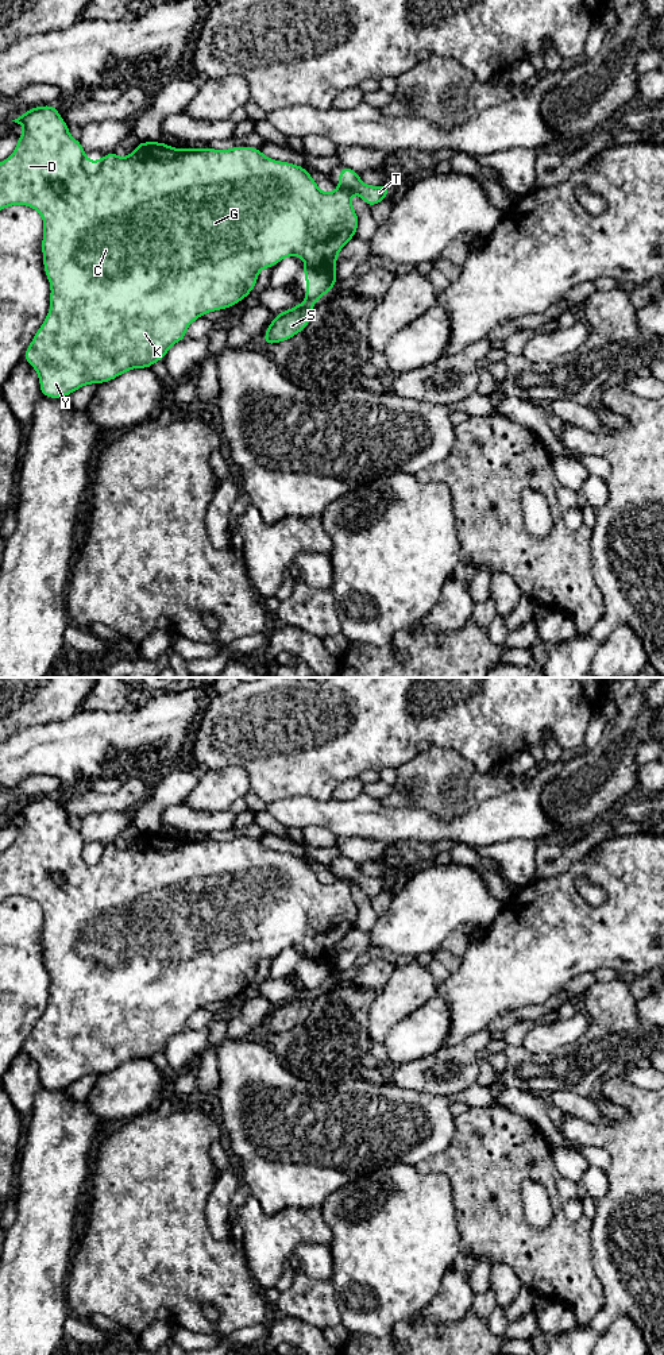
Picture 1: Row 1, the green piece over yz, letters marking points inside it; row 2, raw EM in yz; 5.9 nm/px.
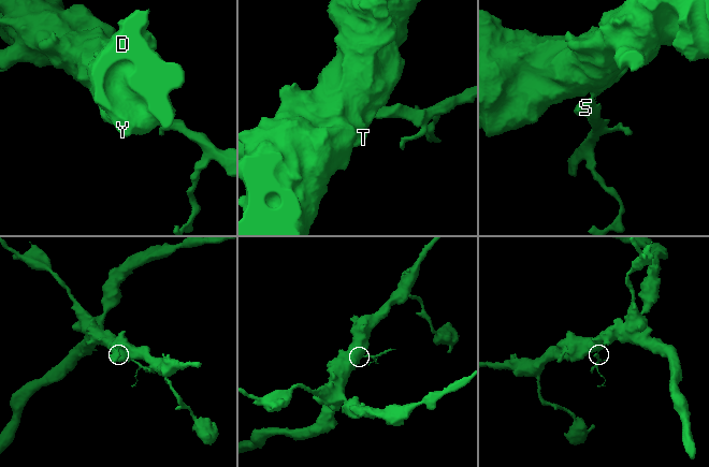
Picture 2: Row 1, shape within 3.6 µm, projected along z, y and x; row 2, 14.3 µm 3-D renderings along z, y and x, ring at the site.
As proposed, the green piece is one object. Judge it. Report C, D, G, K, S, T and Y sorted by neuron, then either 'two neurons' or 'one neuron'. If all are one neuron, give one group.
C D G K T Y / S; two neurons

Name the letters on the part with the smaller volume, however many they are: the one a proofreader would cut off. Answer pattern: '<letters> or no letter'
S

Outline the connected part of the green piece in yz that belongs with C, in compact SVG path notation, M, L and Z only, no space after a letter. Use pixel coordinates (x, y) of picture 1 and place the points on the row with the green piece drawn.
M40 105L35 107L31 109L27 109L22 116L18 119L12 120L20 126L24 127L24 134L18 136L18 143L15 151L3 162L0 162L0 211L5 209L9 205L26 205L31 206L35 211L38 211L43 219L43 238L42 238L42 255L43 255L43 269L46 273L46 277L50 282L51 293L50 293L50 310L49 314L46 316L43 324L40 328L36 331L34 335L28 348L26 350L23 359L36 370L38 377L39 377L39 386L40 386L40 395L46 398L65 398L69 394L74 393L82 386L86 386L89 383L100 385L105 383L108 381L116 379L119 375L126 374L127 371L132 368L151 368L151 366L158 362L165 359L167 351L170 347L175 343L182 341L186 337L186 329L188 327L197 319L202 317L206 312L216 312L221 309L231 308L236 305L238 302L243 301L255 287L258 282L258 274L262 269L271 269L277 263L279 263L283 258L286 256L301 256L305 262L305 266L302 269L304 275L305 275L305 282L306 282L306 290L305 290L305 300L309 304L314 304L319 301L321 297L324 297L331 289L333 289L337 283L336 279L336 260L340 250L347 244L348 240L352 238L356 238L356 229L359 224L359 217L352 206L351 202L351 193L355 192L360 196L360 198L370 206L375 206L377 204L382 202L383 200L387 198L389 192L390 192L390 185L381 185L381 186L371 186L366 185L362 182L359 177L359 171L355 171L354 169L348 166L343 166L339 171L339 188L335 189L331 193L323 193L316 181L312 178L309 171L298 165L294 165L292 162L281 162L275 161L271 158L267 158L263 155L260 148L255 147L248 147L248 146L236 146L229 150L216 150L216 148L201 148L196 150L189 147L185 148L174 148L166 143L162 142L139 142L135 147L135 150L126 158L120 158L115 151L105 154L103 158L94 161L93 163L89 161L88 155L84 151L84 147L80 142L80 139L73 139L69 132L69 127L66 121L62 119L59 112L57 111L55 105Z

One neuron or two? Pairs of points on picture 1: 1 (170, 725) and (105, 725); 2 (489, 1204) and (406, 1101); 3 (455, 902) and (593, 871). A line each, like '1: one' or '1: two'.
1: one
2: two
3: two

